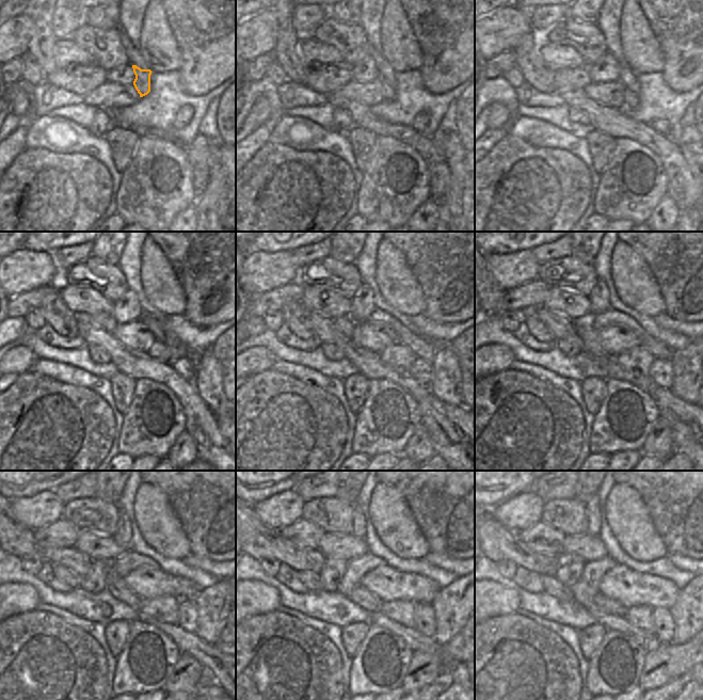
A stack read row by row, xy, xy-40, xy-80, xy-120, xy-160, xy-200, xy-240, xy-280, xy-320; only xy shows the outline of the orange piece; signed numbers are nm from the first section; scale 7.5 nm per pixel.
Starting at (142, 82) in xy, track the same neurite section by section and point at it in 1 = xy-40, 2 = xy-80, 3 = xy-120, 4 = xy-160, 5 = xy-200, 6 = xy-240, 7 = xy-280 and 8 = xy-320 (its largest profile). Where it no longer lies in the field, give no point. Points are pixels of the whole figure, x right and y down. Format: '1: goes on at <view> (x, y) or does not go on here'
1: goes on at xy-40 (387, 92)
2: goes on at xy-80 (630, 99)
3: goes on at xy-120 (158, 351)
4: goes on at xy-160 (398, 355)
5: goes on at xy-200 (638, 358)
6: goes on at xy-240 (164, 609)
7: goes on at xy-280 (401, 611)
8: goes on at xy-320 (640, 616)

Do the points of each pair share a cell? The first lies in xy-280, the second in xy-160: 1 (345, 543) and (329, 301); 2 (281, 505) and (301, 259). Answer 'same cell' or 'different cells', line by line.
1: same cell
2: different cells

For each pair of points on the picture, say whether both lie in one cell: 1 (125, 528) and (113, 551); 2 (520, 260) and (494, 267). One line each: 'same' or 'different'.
1: different
2: same

